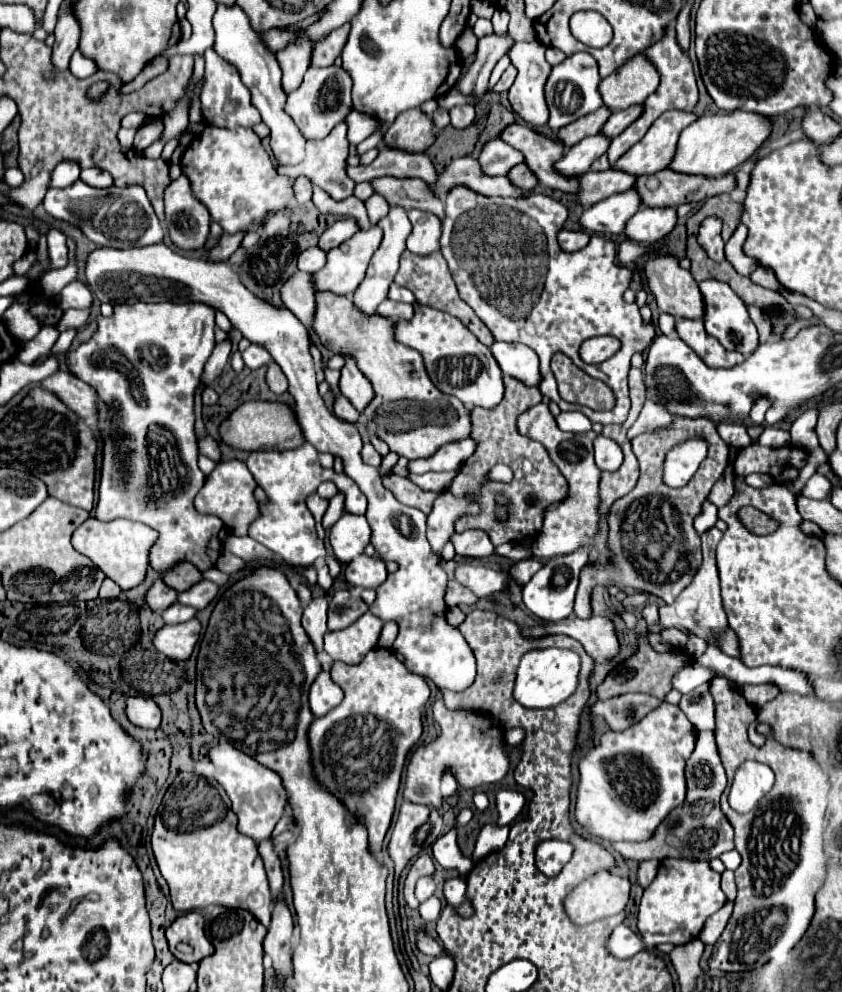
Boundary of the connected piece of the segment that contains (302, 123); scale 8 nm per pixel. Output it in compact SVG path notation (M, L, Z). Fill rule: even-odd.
M311 66L305 74L303 84L287 96L285 112L295 120L305 138L325 138L333 130L333 126L343 122L351 112L351 76L347 74L347 70L337 66Z

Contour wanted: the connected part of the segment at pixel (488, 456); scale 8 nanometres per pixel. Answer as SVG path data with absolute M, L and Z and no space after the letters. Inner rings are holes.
M505 376L503 380L505 380L505 398L499 406L495 406L493 410L473 408L471 438L477 440L477 450L461 466L459 476L449 486L451 494L457 494L459 498L463 498L465 492L469 498L473 498L473 494L477 492L479 494L477 502L479 502L479 506L483 506L483 510L479 510L479 514L465 514L463 518L459 518L459 522L455 524L455 532L463 532L469 528L481 528L489 534L489 538L495 546L505 544L505 542L521 542L525 536L535 536L543 526L543 514L545 514L547 506L561 502L561 498L567 496L567 480L563 478L563 474L559 472L555 462L551 462L543 444L539 444L527 436L521 436L517 432L519 414L527 412L531 408L531 404L539 404L543 400L543 394L537 388L523 386L523 382L519 382L517 378ZM495 464L507 464L513 470L513 480L509 484L493 484L487 478L491 466L495 466ZM491 488L499 488L499 492L503 492L505 496L511 498L509 520L505 524L499 524L493 518L495 498L489 496Z

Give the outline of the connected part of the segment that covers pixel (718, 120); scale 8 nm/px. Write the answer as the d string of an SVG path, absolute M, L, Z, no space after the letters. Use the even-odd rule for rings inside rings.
M735 110L729 114L701 116L697 122L687 126L681 132L677 154L671 162L671 170L685 174L703 174L703 176L723 176L743 164L771 134L771 120L761 114L751 114Z

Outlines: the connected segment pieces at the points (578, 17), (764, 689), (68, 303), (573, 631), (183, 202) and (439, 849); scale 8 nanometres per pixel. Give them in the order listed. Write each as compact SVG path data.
M592 10L574 13L569 26L573 36L589 47L602 48L613 38L611 25L600 13Z
M759 684L759 686L743 686L741 692L749 704L759 708L759 706L767 704L769 700L773 700L779 694L779 688L773 684Z
M75 280L71 284L67 284L59 296L57 296L57 304L61 310L69 310L69 308L75 308L75 310L91 310L93 308L93 294L89 292L89 288Z
M569 616L553 624L523 628L523 634L529 638L539 638L541 634L567 634L579 640L591 658L601 656L609 660L619 650L613 622L607 618L599 618L599 616L593 616L589 620Z
M179 176L165 190L165 222L175 246L183 250L199 250L205 246L211 216L203 202L193 198L187 176Z
M451 830L449 834L445 834L445 836L437 839L437 844L433 846L433 856L435 856L435 860L441 866L457 870L463 878L473 868L473 860L467 858L467 856L463 856L463 852L461 852L461 848L457 844L455 830Z

